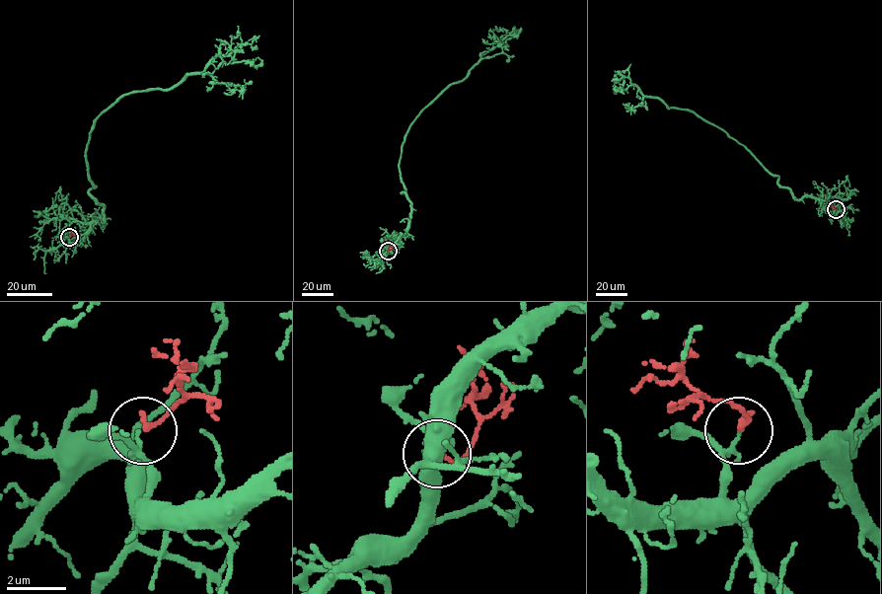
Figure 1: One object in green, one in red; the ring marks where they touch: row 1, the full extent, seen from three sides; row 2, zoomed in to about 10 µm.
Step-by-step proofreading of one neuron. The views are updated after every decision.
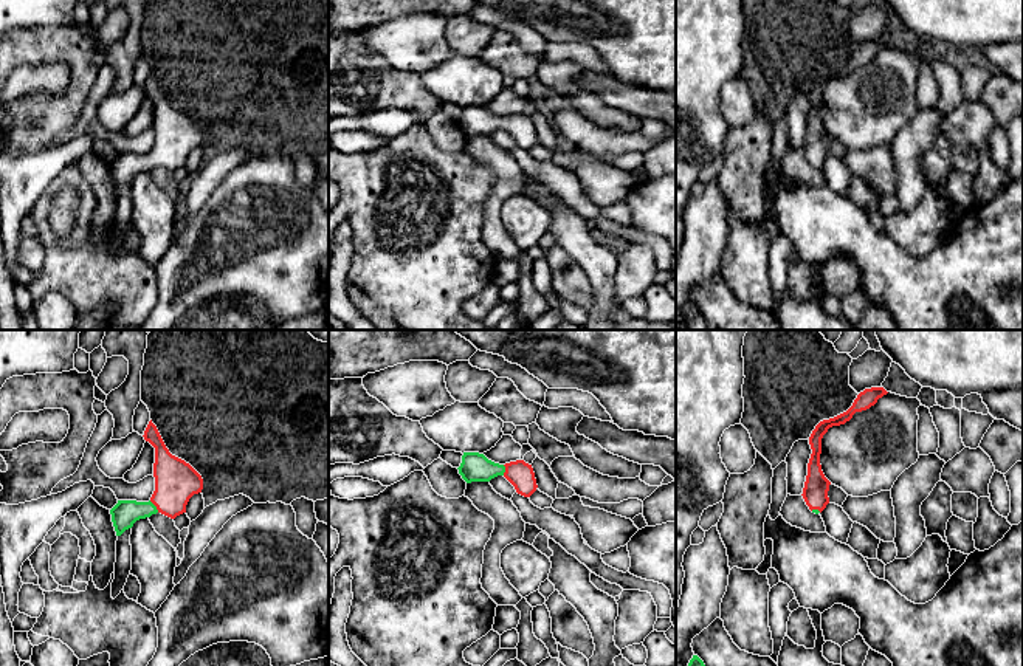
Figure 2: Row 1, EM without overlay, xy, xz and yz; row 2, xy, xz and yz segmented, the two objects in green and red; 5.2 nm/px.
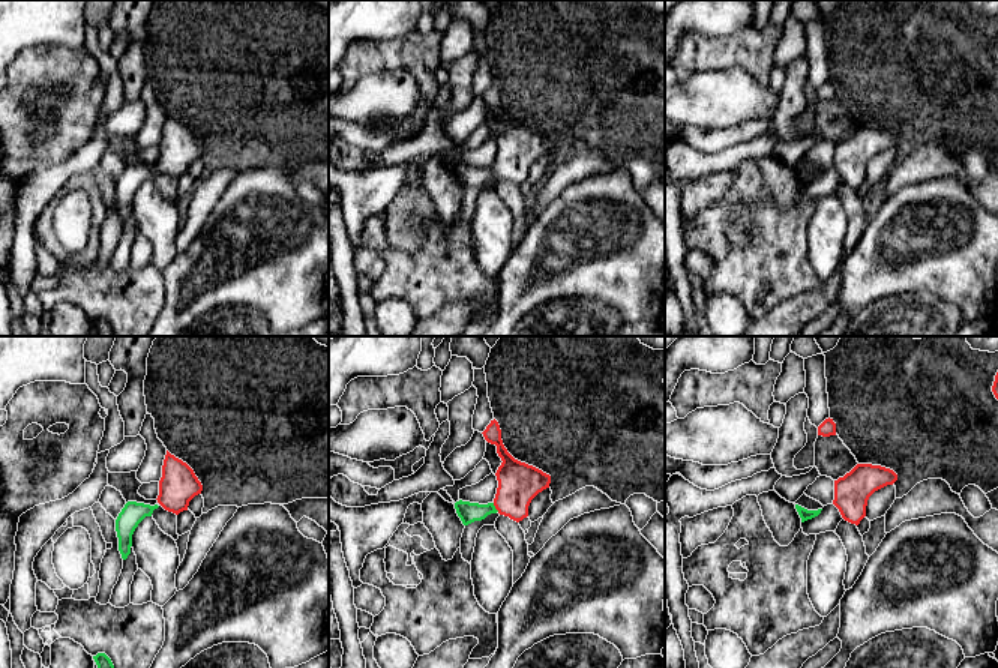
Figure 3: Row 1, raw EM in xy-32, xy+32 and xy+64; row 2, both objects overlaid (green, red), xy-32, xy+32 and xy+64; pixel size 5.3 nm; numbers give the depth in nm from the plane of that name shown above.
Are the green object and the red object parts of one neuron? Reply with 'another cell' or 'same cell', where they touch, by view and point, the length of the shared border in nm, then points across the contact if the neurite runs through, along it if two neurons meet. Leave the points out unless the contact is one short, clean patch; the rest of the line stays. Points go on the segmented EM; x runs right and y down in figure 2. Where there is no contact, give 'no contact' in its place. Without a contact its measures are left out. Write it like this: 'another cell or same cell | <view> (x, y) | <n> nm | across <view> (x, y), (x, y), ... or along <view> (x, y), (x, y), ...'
same cell | xy (155, 507) | 80 nm | across xy (124, 513), (155, 507), (172, 490), (175, 482)

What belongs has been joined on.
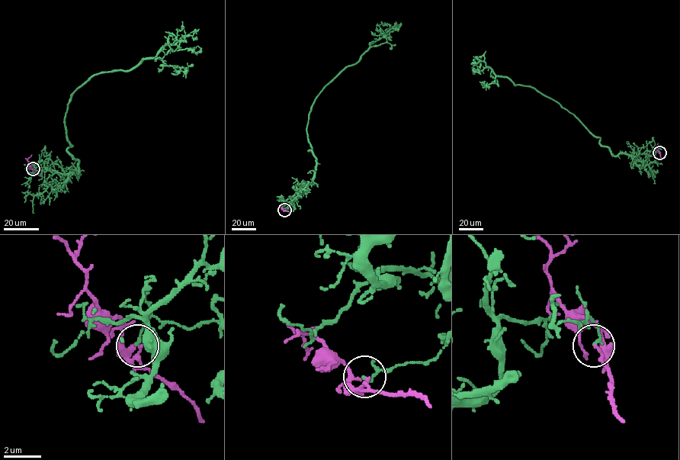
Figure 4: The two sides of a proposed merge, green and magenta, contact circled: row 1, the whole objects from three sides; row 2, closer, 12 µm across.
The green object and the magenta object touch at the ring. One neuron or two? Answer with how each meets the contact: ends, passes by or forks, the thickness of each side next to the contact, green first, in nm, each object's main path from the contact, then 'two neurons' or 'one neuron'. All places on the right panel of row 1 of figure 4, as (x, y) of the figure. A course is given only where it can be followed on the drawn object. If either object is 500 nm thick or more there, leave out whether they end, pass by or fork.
green ends; magenta ends; calibres 150 and 120 nm; course green (659, 152), (613, 155), (556, 101), (496, 75), (482, 61), (473, 64), (476, 58); course magenta (659, 152), (656, 147), (658, 143); two neurons

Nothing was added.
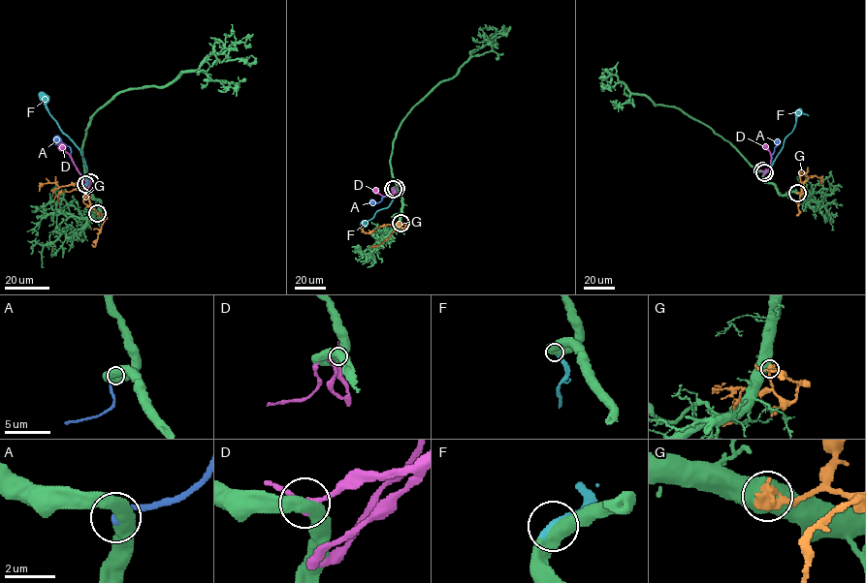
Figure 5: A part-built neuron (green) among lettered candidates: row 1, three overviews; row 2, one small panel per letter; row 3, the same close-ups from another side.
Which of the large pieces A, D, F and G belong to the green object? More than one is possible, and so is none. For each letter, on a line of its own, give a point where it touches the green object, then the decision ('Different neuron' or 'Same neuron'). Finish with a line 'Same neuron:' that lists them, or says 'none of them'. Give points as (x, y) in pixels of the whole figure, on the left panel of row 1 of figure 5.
A: Touches green at (86, 184). Different neuron
D: Touches green at (90, 182). Different neuron
F: Touches green at (85, 184). Same neuron
G: Touches green at (97, 213). Different neuron
Same neuron: F

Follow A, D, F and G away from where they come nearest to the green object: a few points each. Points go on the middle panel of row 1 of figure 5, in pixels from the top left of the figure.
A: (394, 188), (392, 195), (383, 197), (379, 201), (369, 201)
D: (396, 188), (397, 195), (393, 188), (390, 195), (385, 196), (374, 190)
F: (393, 189), (395, 194), (390, 204), (364, 224), (365, 233)
G: (400, 223), (399, 227), (383, 225), (366, 232), (360, 226)

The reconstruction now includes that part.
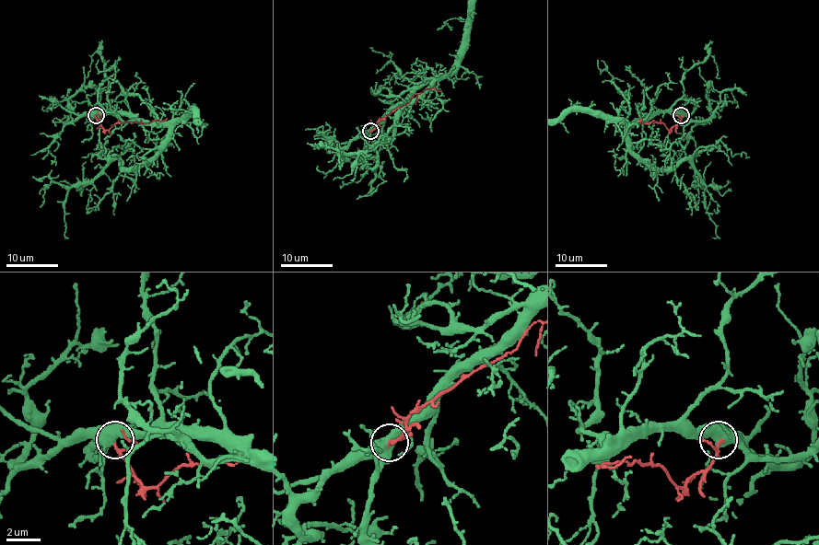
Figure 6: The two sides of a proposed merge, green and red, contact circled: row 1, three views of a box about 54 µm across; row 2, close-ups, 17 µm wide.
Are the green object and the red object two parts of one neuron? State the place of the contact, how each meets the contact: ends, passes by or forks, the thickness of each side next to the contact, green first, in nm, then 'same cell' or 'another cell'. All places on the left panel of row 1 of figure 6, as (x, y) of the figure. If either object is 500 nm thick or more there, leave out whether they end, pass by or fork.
(96, 115) | 600/130 nm | another cell

